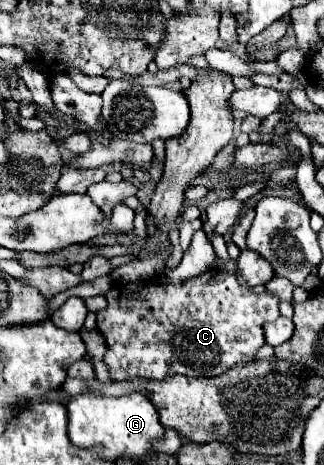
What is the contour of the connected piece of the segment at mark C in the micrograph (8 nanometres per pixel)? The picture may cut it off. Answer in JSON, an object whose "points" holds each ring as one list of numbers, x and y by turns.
{"points":[[210,269,198,277,192,277,188,281,178,281,178,283,160,283,160,281,150,281,146,283,146,287,142,283,116,283,106,295,106,301,108,301,108,307,98,311,98,331,104,335,106,339,106,355,104,355,104,363,108,365,108,371,110,371,110,377,112,381,126,381,126,379,132,379,132,377,146,377,146,379,166,379,166,377,172,377,176,373,180,375,188,375,188,377,216,377,216,375,222,375,226,369,234,367,236,363,240,363,244,359,246,361,252,361,256,351,266,343,264,341,264,333,262,333,262,325,266,321,274,321,280,317,280,311,278,311,278,305,280,305,280,299,266,291,262,295,254,293,250,287,240,287,240,283,236,281,236,275,226,275,218,269]]}

